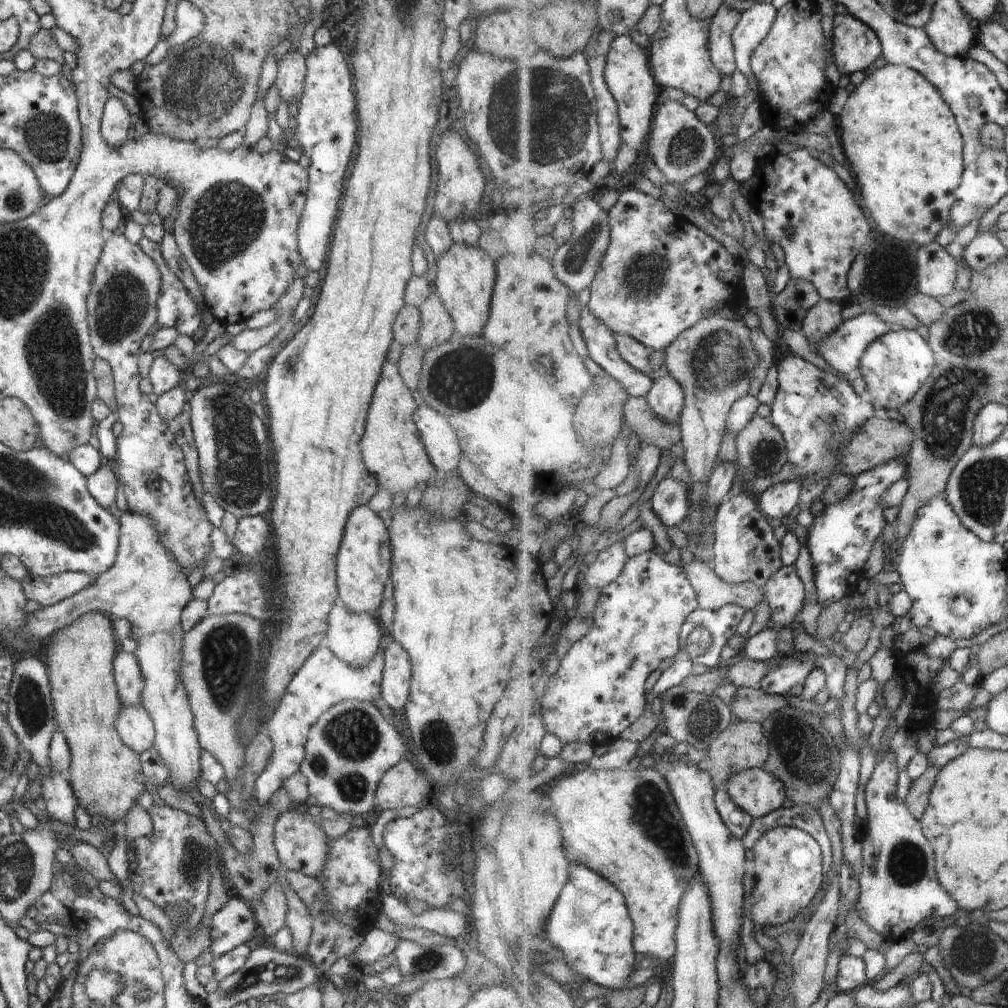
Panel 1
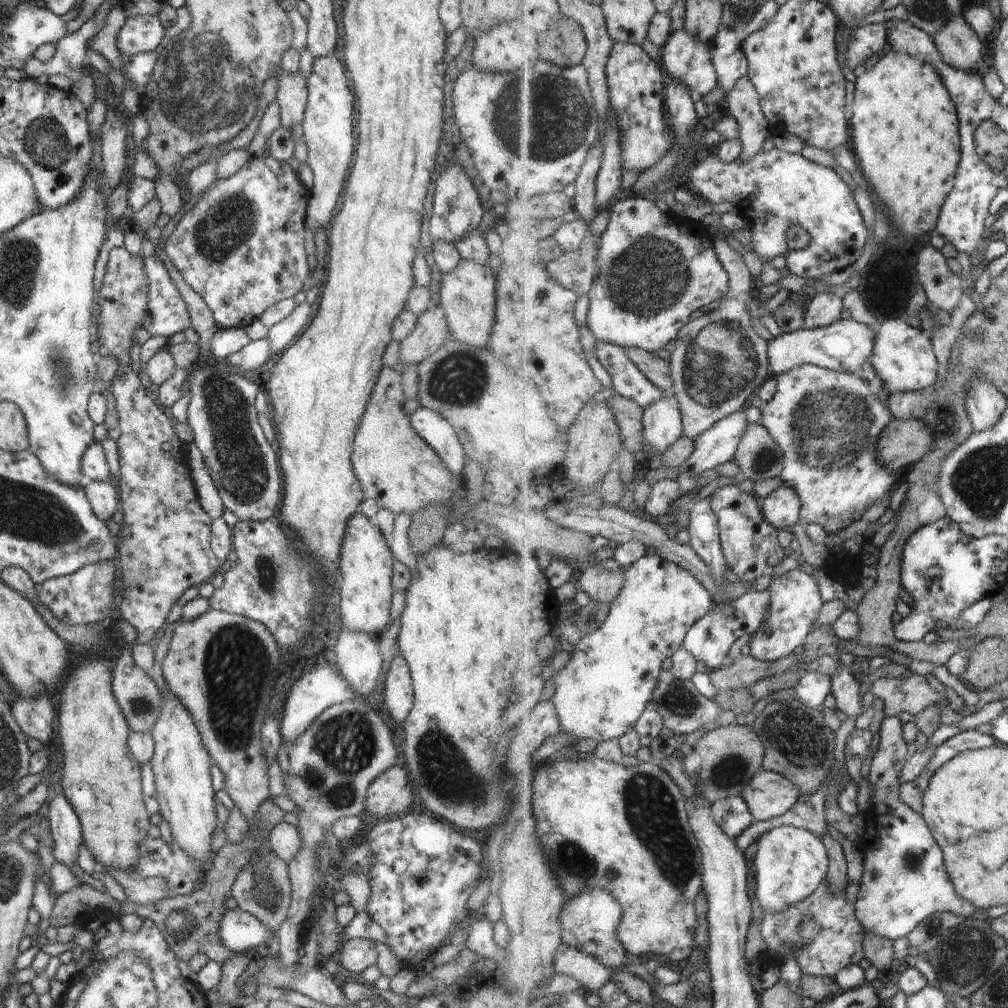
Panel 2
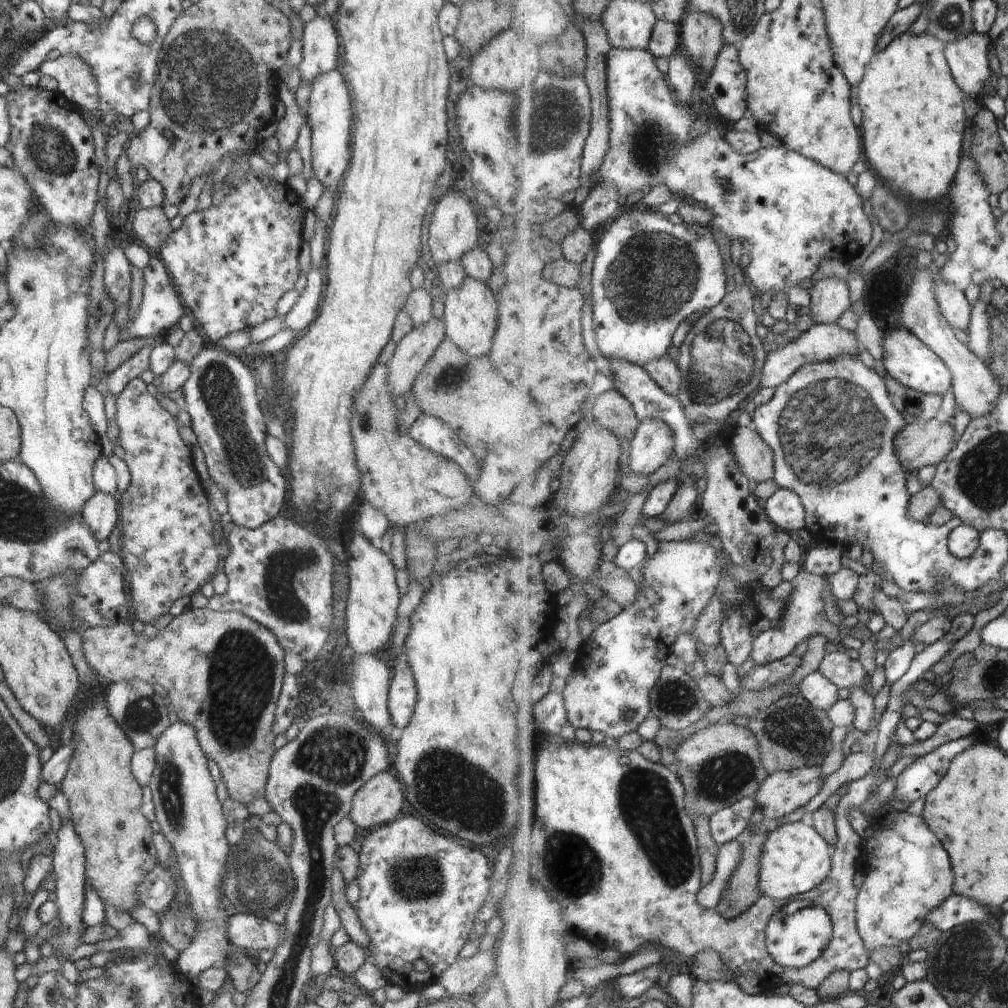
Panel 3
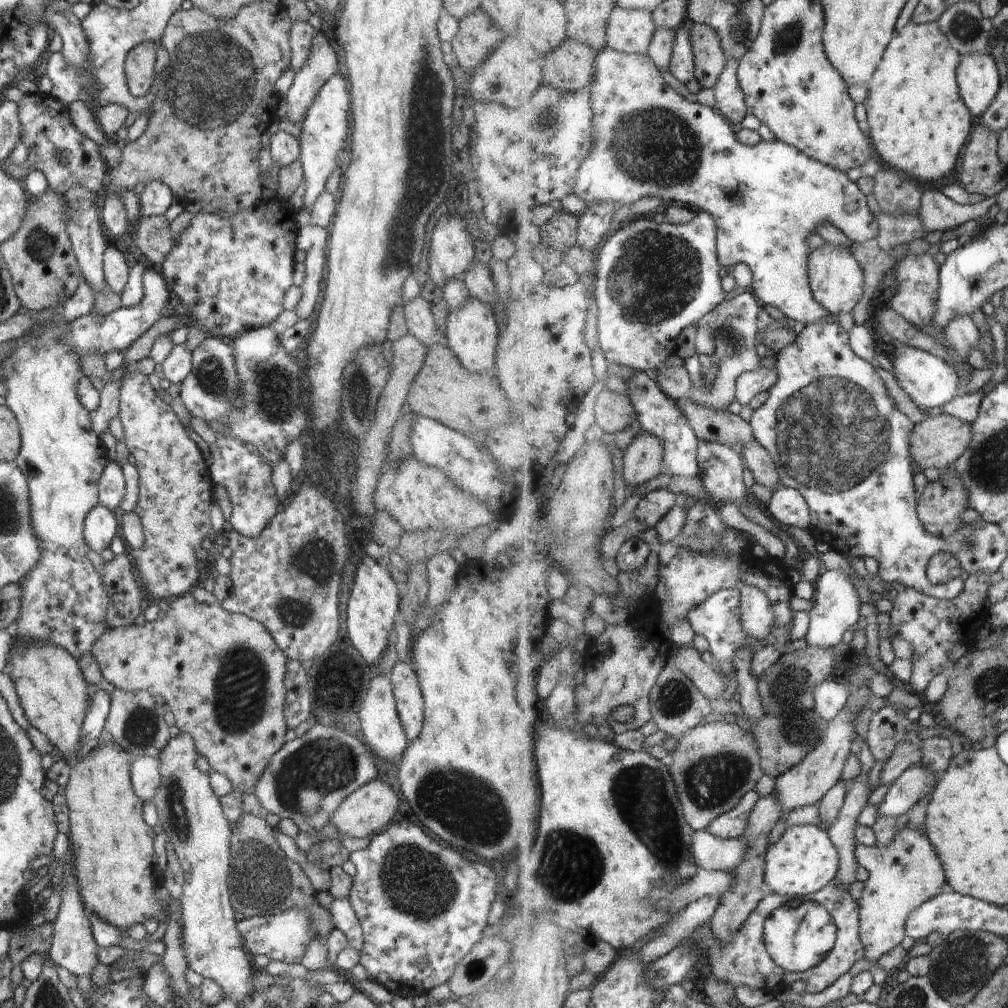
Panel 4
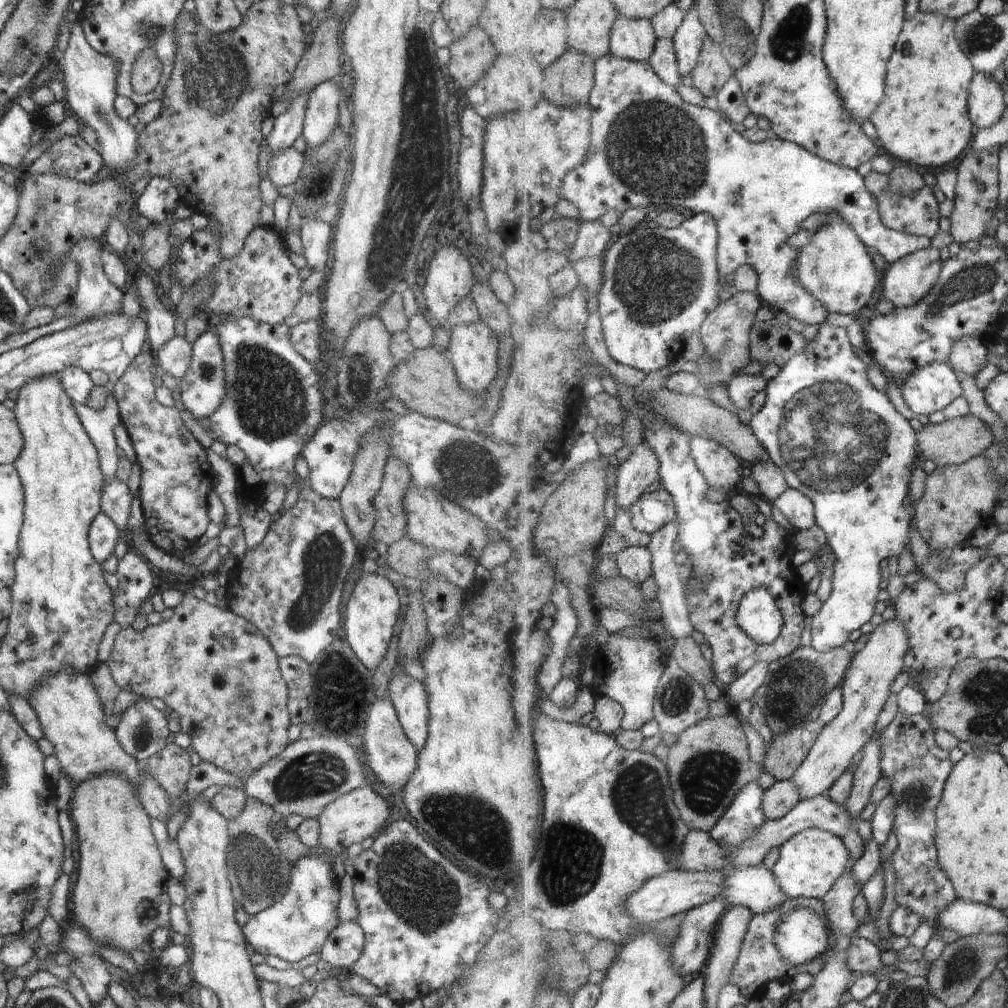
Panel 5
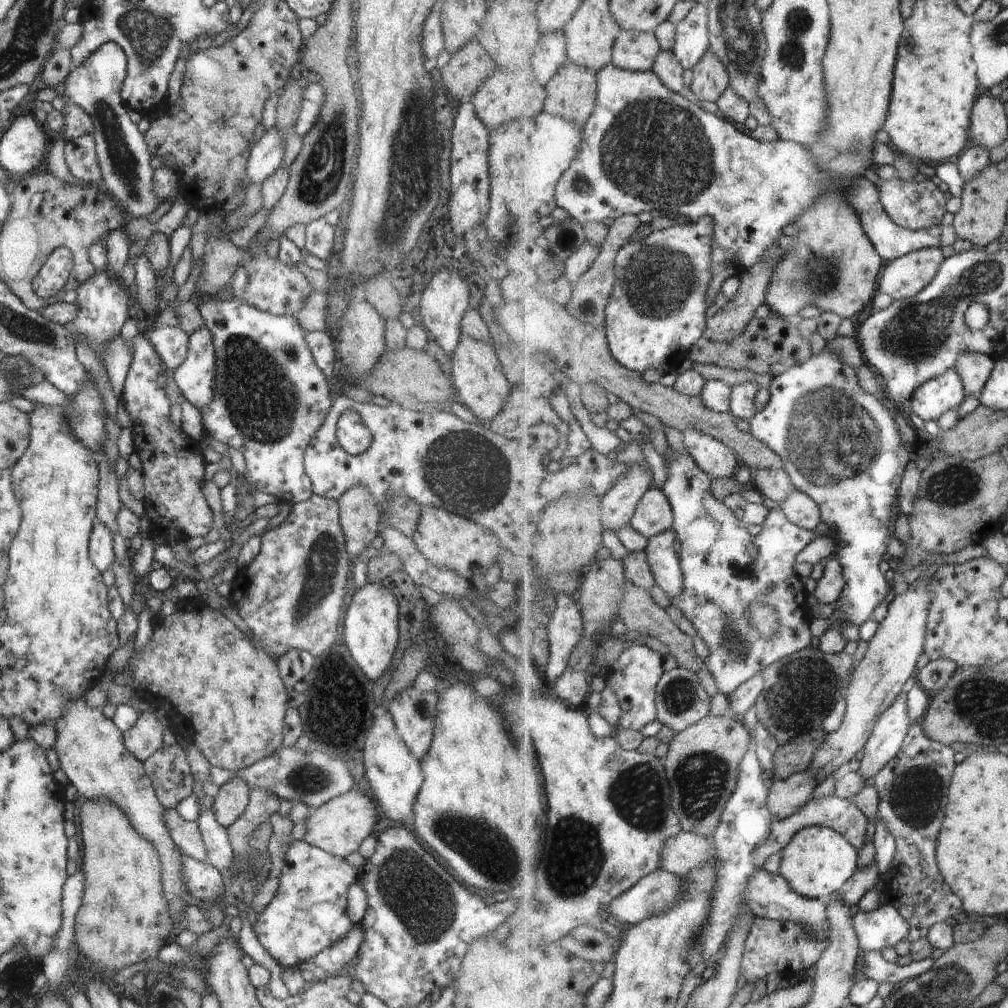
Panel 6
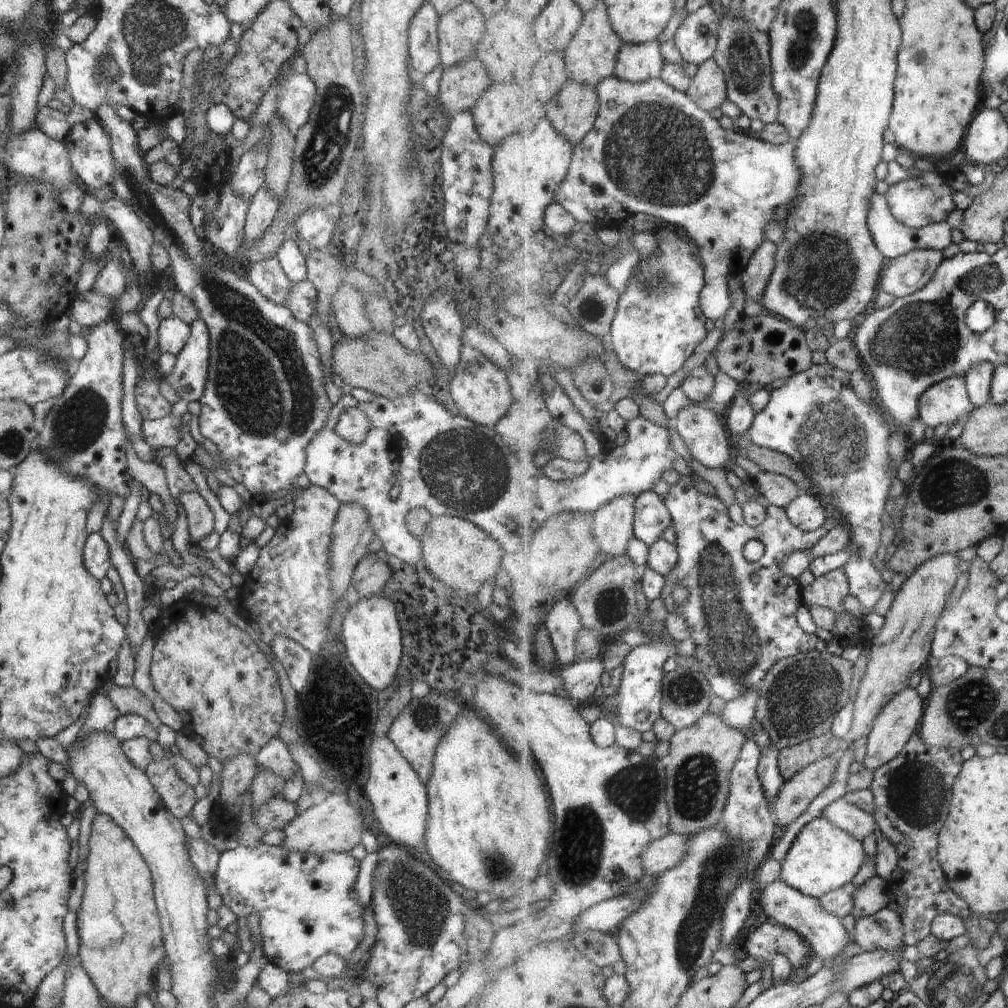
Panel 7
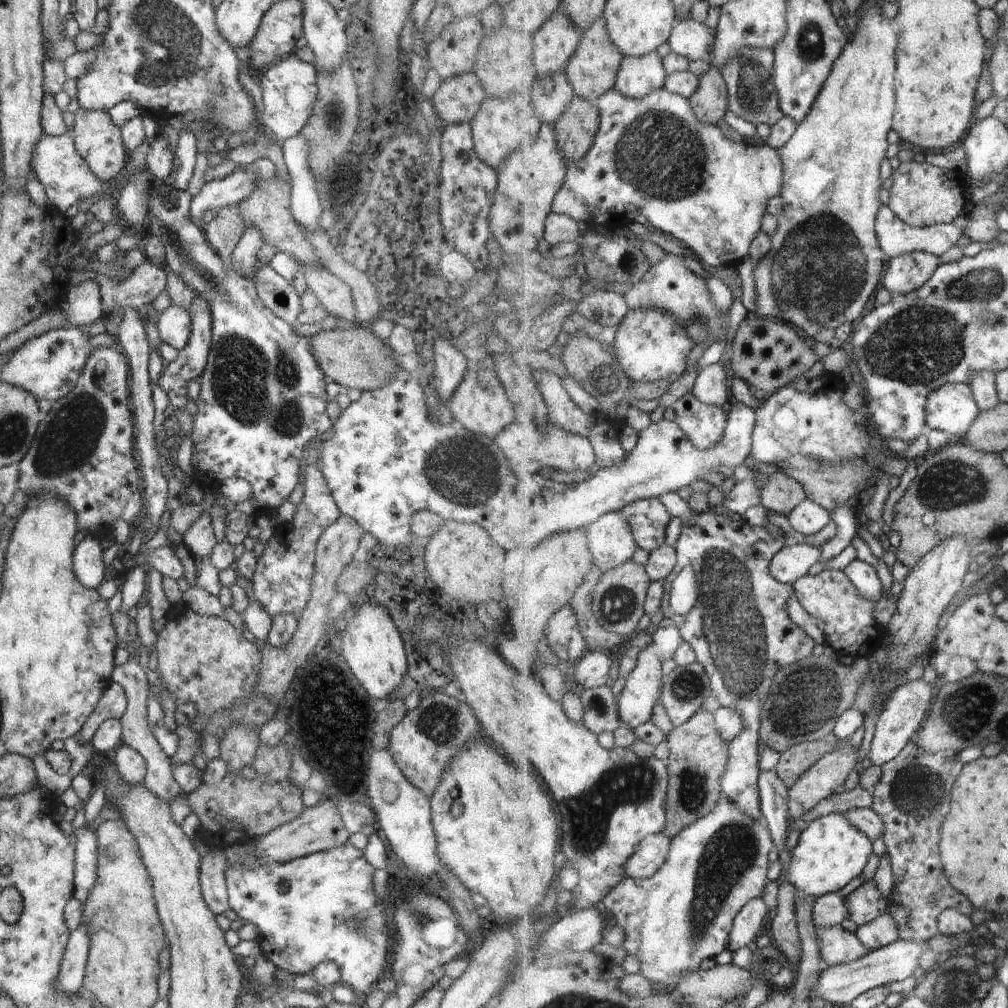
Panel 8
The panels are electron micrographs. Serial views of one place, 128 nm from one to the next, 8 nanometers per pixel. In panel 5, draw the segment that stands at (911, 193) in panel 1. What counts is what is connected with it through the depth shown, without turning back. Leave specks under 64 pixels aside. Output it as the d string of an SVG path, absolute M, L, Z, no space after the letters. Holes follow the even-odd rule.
M922 12L906 21L905 30L896 44L894 60L886 76L888 90L880 110L870 120L876 129L882 149L899 163L942 168L964 154L974 140L974 122L970 114L970 84L977 69L968 53L962 48L957 35L958 22L946 18L942 12Z

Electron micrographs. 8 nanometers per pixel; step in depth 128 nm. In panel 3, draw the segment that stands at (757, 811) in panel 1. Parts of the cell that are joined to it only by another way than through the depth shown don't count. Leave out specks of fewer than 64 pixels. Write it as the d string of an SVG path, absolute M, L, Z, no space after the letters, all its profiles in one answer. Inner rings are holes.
M813 766L769 774L758 792L757 801L765 820L794 814L820 794L824 786L824 768Z

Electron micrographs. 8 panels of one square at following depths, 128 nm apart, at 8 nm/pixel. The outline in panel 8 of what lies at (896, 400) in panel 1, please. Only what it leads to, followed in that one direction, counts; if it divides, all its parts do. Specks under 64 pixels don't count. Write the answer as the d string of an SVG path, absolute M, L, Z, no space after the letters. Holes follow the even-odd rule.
M949 383L935 391L929 399L928 430L939 429L964 441L983 410L966 383Z

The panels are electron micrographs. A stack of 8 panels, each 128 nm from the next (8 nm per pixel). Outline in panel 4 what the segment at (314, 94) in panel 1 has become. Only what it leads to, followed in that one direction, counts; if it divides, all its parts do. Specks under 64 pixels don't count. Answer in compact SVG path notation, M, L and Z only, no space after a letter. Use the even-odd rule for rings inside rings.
M344 75L331 76L318 90L314 102L310 104L302 124L300 162L304 170L306 190L304 208L314 206L314 200L325 191L324 184L328 176L336 169L338 161L346 158L350 139L351 94L348 93Z

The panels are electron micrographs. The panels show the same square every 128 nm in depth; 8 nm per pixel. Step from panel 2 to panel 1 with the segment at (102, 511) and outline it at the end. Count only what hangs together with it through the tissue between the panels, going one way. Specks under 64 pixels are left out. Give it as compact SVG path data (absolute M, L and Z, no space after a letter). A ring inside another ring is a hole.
M106 461L86 477L87 487L94 500L100 502L102 508L109 509L116 502L116 492L120 482L116 476L115 468Z

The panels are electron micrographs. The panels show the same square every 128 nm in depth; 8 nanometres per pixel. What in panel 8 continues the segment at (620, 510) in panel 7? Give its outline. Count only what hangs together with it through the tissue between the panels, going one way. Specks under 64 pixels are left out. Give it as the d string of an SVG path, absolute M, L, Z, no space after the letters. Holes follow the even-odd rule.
M614 512L602 516L588 528L595 564L606 574L633 560L639 547L629 521Z

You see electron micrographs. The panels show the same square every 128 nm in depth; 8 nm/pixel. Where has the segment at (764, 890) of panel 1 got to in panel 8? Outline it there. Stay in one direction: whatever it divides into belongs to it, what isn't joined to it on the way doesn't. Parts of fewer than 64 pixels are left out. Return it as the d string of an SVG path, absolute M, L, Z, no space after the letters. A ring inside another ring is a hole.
M835 813L817 819L801 834L799 846L793 850L794 861L789 877L800 893L818 898L838 893L852 880L862 876L874 854L874 842L857 828L846 813Z

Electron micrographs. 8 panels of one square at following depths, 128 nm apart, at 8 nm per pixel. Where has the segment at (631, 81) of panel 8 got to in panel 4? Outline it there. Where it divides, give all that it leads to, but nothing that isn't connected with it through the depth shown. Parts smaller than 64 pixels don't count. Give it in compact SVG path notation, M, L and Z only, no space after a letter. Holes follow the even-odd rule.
M617 5L610 16L608 48L628 54L649 56L657 28L657 22L650 10Z

